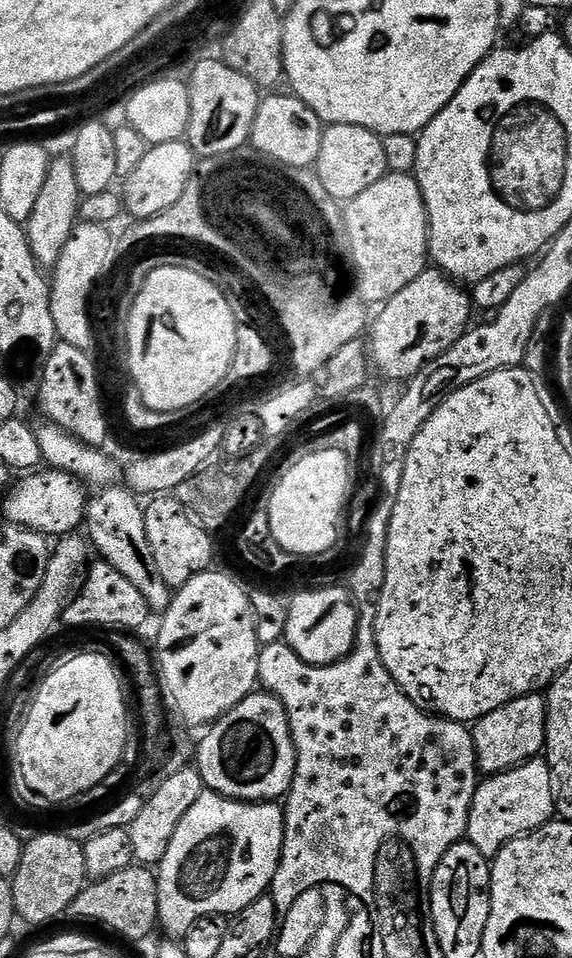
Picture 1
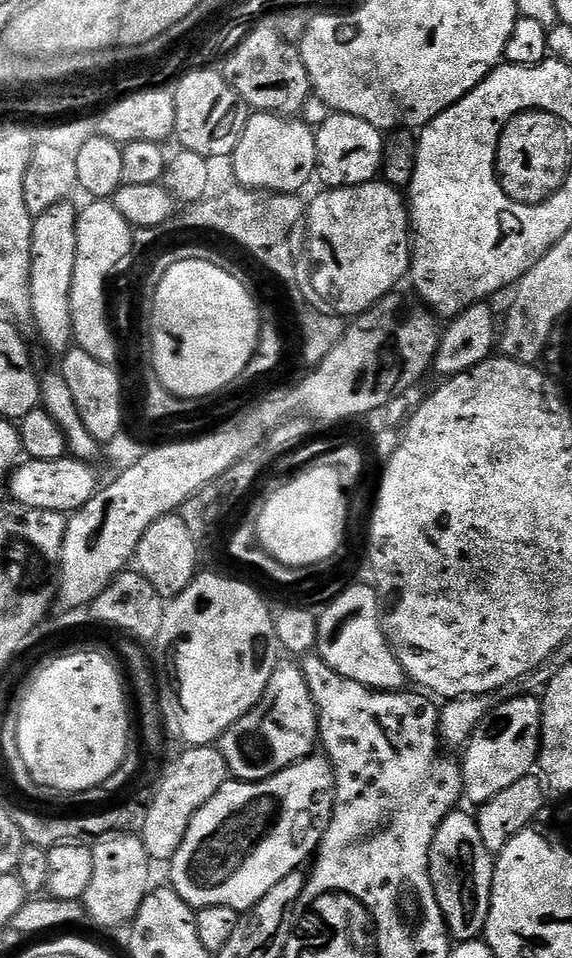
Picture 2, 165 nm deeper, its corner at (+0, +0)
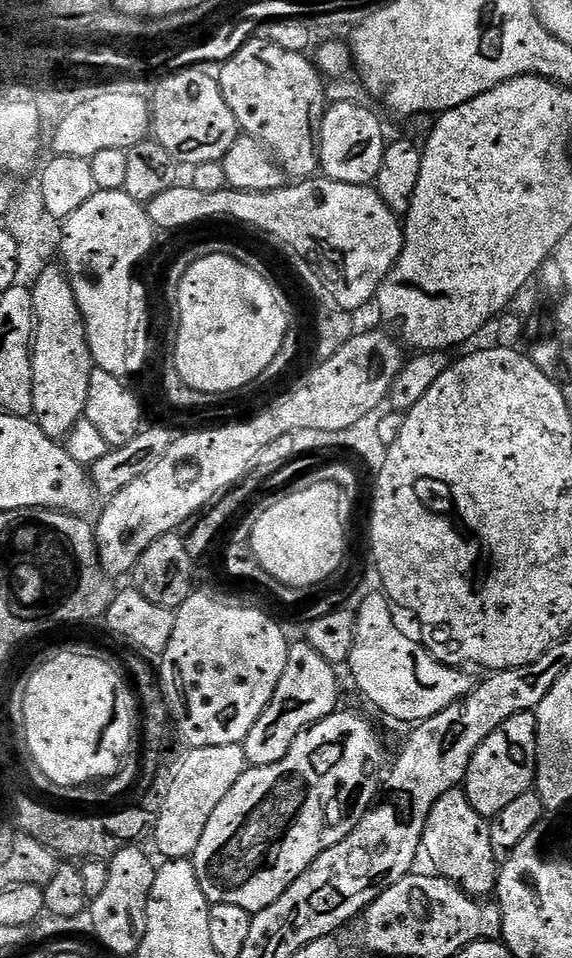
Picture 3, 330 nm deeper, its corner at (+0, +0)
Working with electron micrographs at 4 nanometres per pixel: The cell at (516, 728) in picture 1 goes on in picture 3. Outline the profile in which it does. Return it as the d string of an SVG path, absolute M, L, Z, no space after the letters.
M535 711L514 714L495 728L480 743L474 758L468 767L468 773L462 785L462 791L485 818L498 815L514 798L533 791L536 783L536 713Z

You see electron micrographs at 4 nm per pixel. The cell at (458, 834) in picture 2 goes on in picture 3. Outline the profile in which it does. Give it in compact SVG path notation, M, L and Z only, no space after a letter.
M464 791L447 792L434 802L434 806L430 810L430 818L426 822L422 852L425 857L428 855L432 859L432 864L436 867L433 869L439 875L454 882L466 894L477 898L488 898L493 895L498 879L498 857L494 854L490 842L490 824L485 817L478 814L478 810L474 810L474 806L470 806Z

